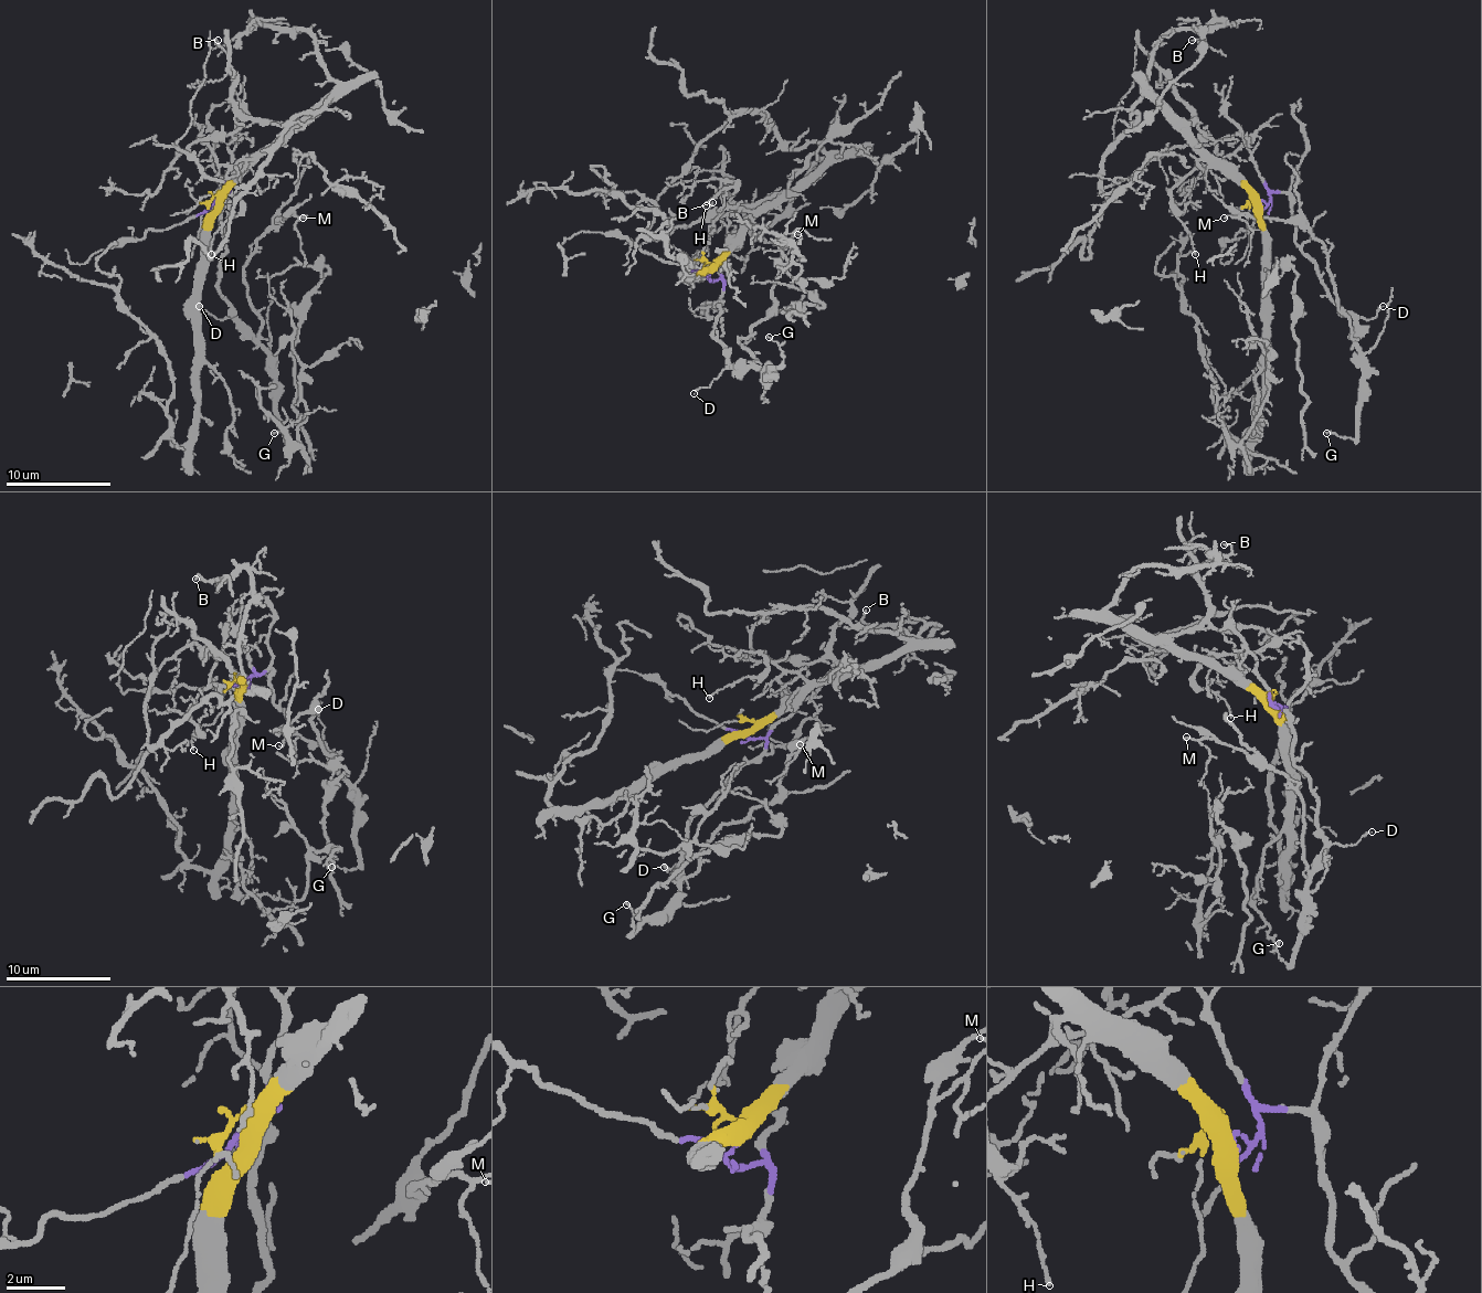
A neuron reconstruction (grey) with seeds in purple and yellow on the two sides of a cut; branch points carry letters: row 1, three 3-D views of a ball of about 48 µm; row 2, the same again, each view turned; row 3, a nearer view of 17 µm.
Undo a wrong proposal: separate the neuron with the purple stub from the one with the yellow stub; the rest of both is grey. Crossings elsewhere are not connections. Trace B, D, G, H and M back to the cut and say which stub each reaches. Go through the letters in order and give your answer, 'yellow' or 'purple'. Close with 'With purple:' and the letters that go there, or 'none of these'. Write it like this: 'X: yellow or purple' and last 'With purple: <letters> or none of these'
B: yellow
D: purple
G: purple
H: yellow
M: purple
With purple: D, G, M

